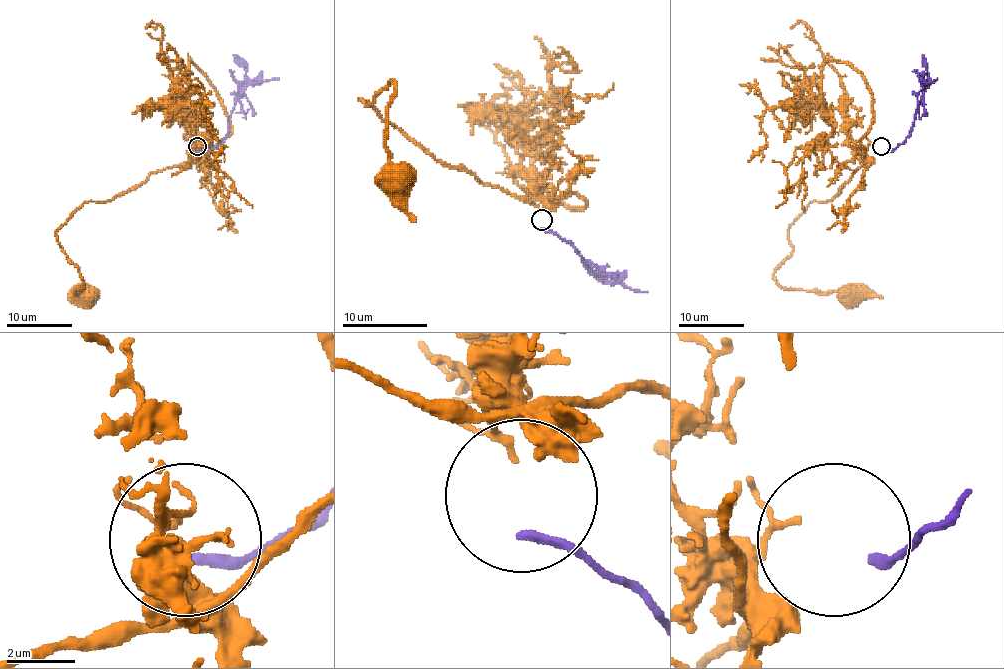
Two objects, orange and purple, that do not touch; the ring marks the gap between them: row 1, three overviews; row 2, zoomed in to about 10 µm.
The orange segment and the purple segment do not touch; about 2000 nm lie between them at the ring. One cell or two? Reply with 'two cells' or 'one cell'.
two cells

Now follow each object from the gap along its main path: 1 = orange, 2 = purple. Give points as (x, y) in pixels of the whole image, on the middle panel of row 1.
1: (541, 211), (539, 198), (485, 185), (424, 151), (360, 100), (369, 104), (390, 83), (386, 151), (398, 179)
2: (543, 228), (558, 234), (590, 268), (598, 266), (632, 289), (647, 291)

